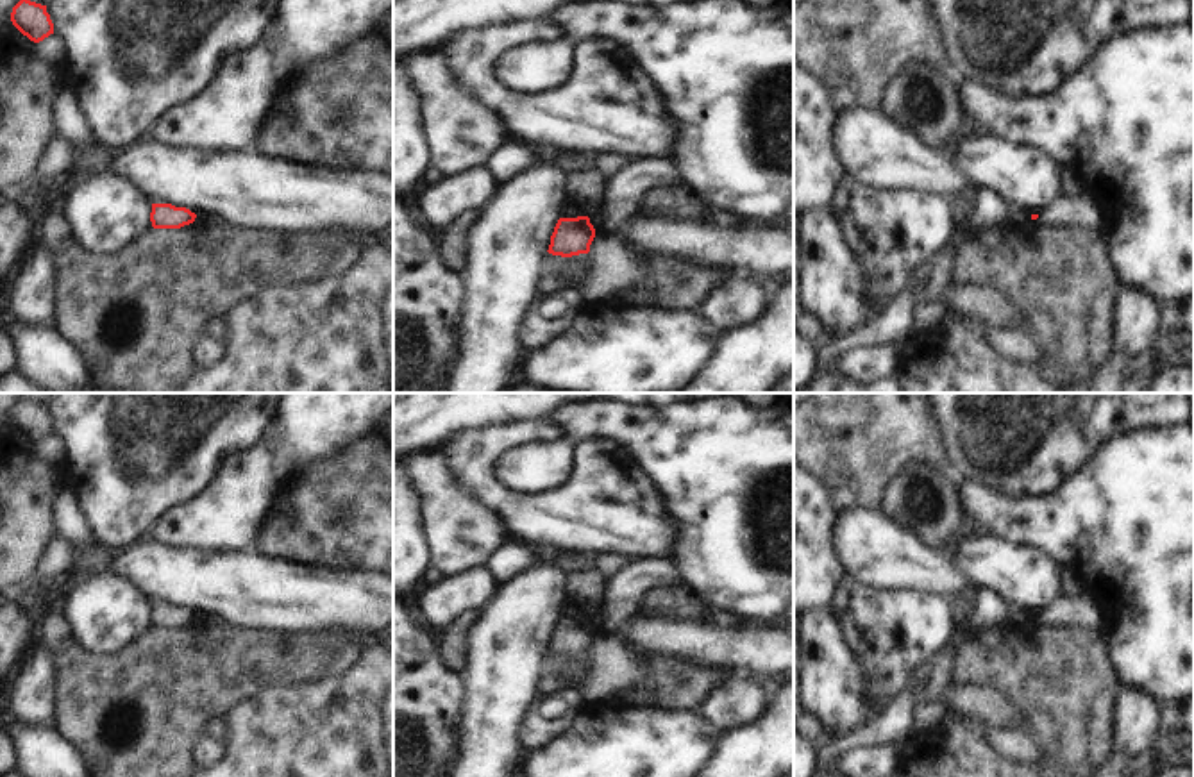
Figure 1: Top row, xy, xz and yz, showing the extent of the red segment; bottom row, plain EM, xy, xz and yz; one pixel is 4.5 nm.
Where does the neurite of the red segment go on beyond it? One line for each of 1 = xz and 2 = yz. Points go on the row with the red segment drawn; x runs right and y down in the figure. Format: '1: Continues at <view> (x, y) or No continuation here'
1: No continuation here
2: No continuation here.

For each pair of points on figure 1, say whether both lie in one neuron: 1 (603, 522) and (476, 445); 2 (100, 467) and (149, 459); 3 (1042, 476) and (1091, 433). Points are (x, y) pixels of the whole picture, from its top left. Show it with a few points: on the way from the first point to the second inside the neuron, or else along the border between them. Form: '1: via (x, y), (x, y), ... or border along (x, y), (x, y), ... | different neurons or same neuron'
1: via (565, 517), (526, 517), (487, 483) | same neuron
2: via (113, 467), (136, 459) | same neuron
3: via (1055, 463), (1078, 440) | same neuron

